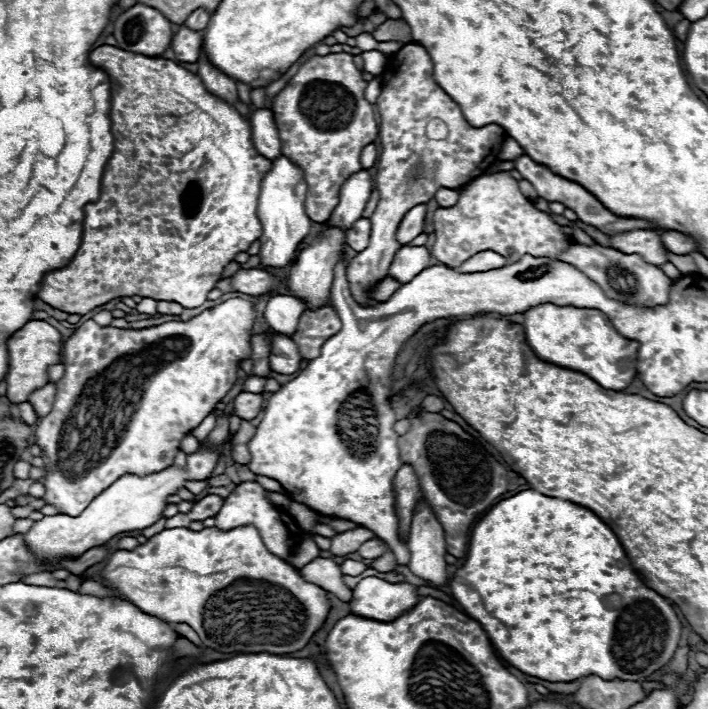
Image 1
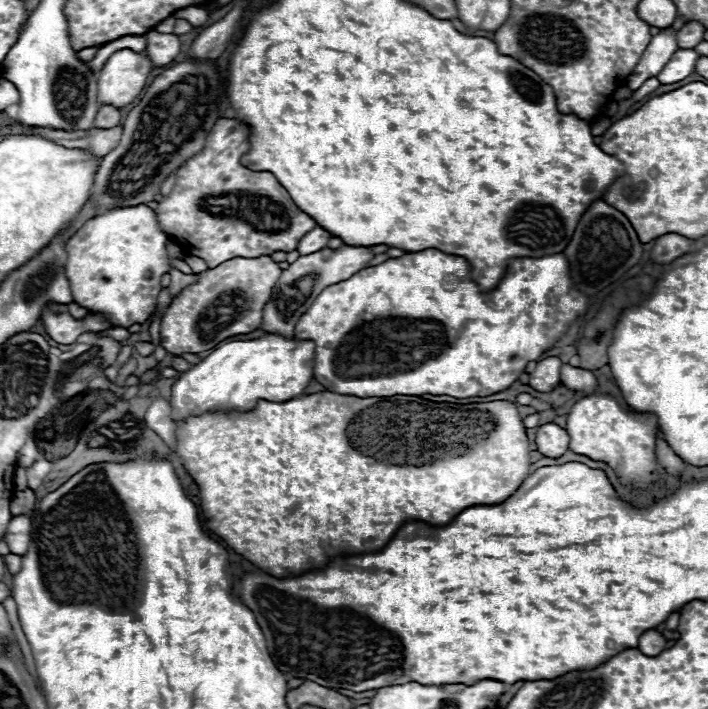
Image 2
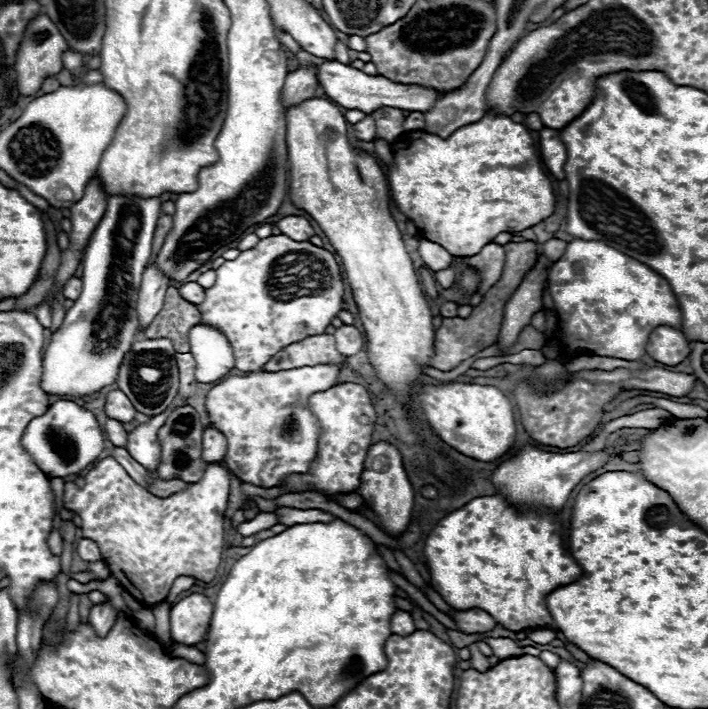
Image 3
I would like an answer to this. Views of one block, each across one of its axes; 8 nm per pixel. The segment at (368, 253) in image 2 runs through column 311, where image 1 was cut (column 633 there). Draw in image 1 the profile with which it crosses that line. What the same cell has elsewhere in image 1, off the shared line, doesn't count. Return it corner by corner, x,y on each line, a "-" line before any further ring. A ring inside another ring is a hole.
572,244
570,250
560,256
560,260
582,270
592,282
598,282
598,286
606,290
608,298
614,298
618,302
630,302
634,306
650,306
650,308
664,306
668,302
670,286
674,284
674,280
668,278
658,266
644,262
638,254
624,254
614,248
604,248
598,244
596,246

